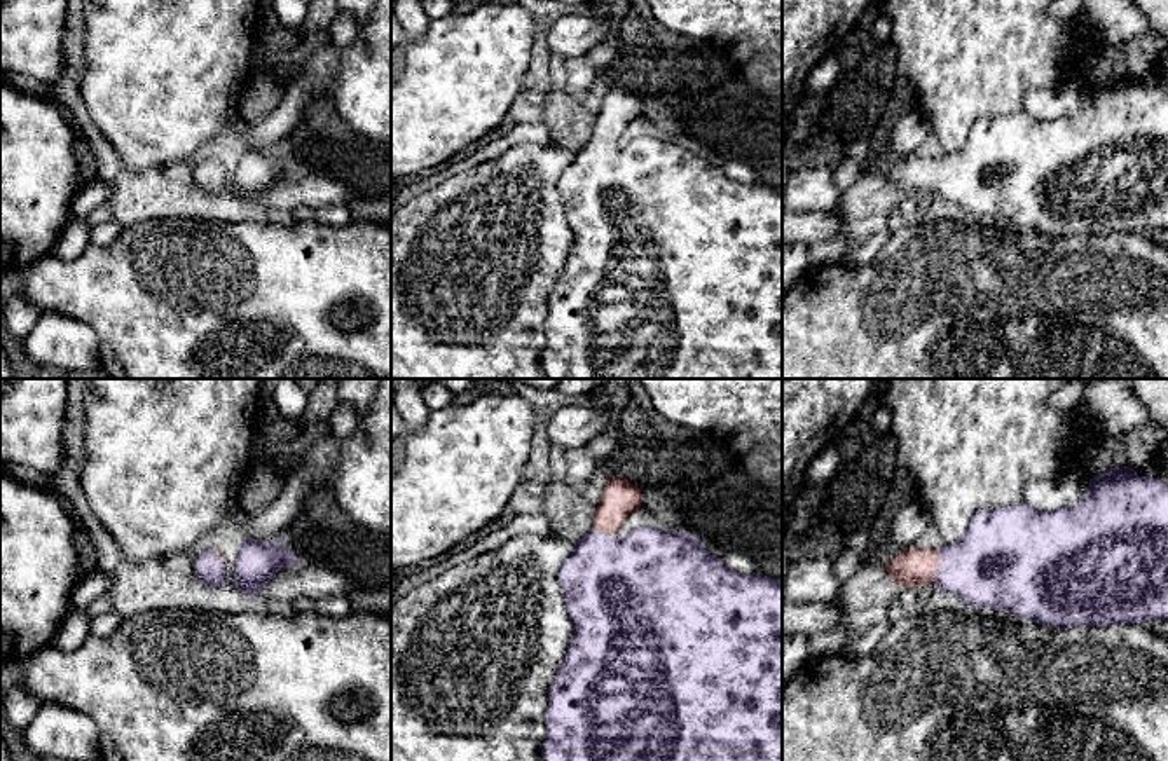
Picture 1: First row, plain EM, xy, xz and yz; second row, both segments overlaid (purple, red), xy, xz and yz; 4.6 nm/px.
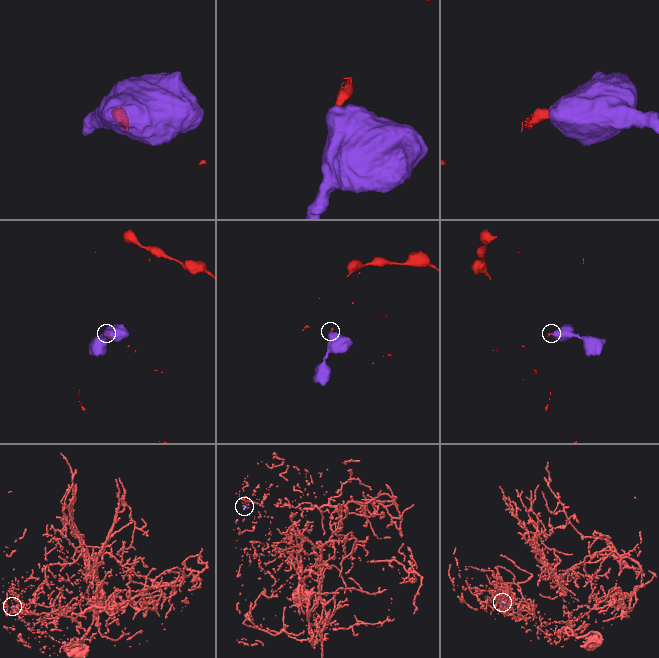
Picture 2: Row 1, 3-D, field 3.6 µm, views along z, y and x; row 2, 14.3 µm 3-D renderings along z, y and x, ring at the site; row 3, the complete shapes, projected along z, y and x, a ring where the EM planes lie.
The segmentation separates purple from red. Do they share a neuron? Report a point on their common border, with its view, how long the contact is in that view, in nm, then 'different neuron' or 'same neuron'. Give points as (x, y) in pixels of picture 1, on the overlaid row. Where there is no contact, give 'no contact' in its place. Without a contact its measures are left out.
yz (936, 568) | 160 nm | same neuron

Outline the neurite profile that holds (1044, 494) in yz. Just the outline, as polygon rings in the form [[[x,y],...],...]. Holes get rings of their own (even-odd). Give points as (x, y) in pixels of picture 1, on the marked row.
[[[1081,475],[1058,480],[1037,480],[1027,483],[1023,490],[1023,501],[1039,511],[1055,511],[1058,508],[1072,506],[1086,497],[1089,490],[1089,478]]]

